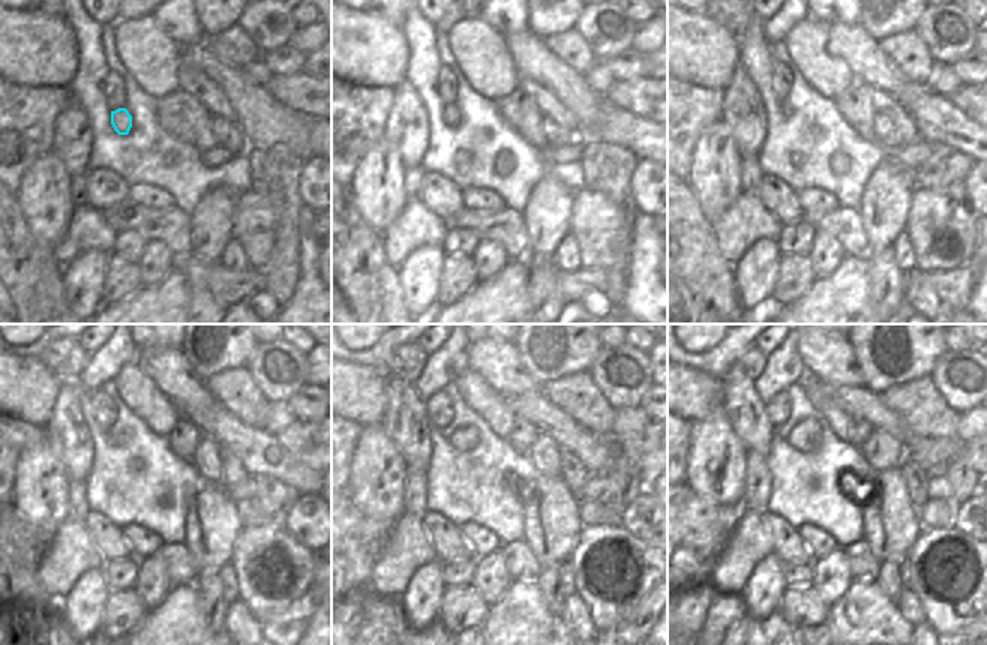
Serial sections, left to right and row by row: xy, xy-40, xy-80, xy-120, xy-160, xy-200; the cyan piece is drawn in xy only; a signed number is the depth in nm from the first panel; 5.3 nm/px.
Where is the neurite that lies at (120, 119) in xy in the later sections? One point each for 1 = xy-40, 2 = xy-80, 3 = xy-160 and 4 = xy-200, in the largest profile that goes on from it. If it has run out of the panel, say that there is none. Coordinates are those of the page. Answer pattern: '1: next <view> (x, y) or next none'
1: next xy-40 (452, 116)
2: next xy-80 (786, 108)
3: next xy-160 (465, 438)
4: next xy-200 (806, 437)

